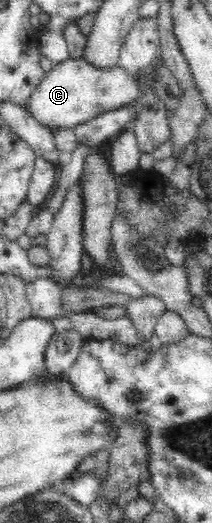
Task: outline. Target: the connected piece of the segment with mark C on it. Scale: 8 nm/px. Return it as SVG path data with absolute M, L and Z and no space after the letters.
M68 57L56 63L46 73L26 102L26 109L36 121L48 128L74 128L102 112L116 110L121 106L130 106L144 94L144 86L118 64L110 70L102 70L82 58Z

